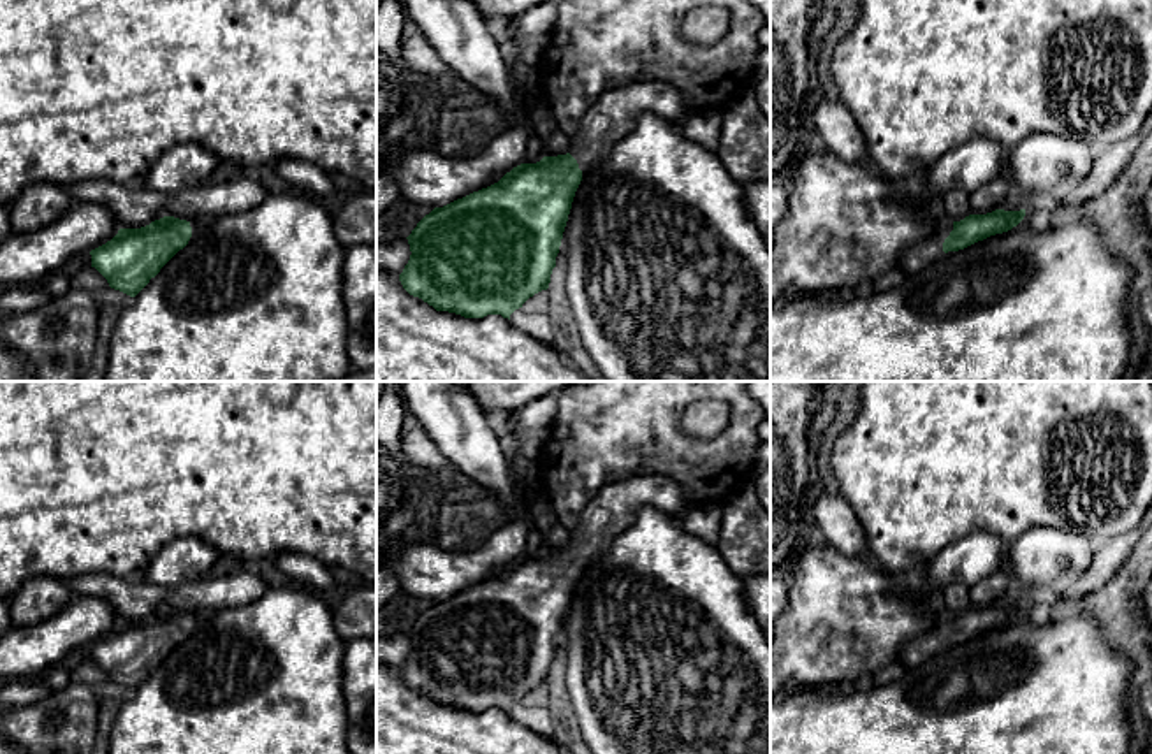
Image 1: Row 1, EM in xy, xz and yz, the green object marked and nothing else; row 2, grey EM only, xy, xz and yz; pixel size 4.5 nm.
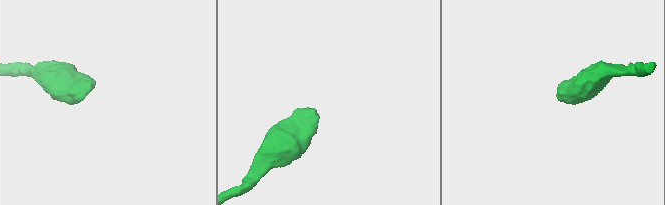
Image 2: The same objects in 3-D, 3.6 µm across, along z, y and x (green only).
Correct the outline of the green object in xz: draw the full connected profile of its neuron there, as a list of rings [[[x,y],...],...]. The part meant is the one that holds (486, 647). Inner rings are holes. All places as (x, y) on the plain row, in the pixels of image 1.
[[[631,476],[605,485],[582,510],[572,545],[521,557],[498,576],[426,608],[412,627],[410,654],[399,668],[403,682],[433,700],[464,712],[510,708],[535,687],[547,684],[563,626],[582,568],[602,557],[640,508],[681,513],[686,506],[675,480]]]

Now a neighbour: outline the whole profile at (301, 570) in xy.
[[[281,552],[266,569],[283,582],[317,592],[331,594],[336,584],[331,568],[306,554]]]

